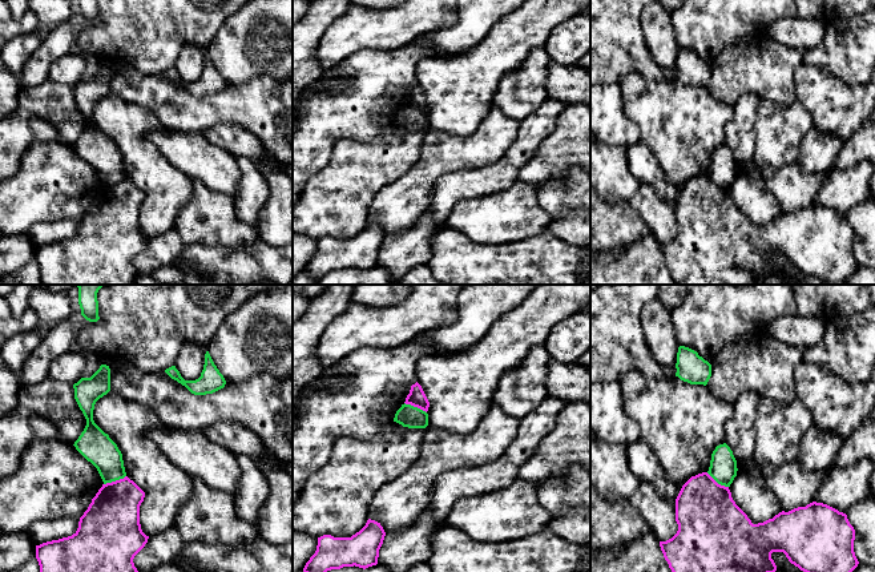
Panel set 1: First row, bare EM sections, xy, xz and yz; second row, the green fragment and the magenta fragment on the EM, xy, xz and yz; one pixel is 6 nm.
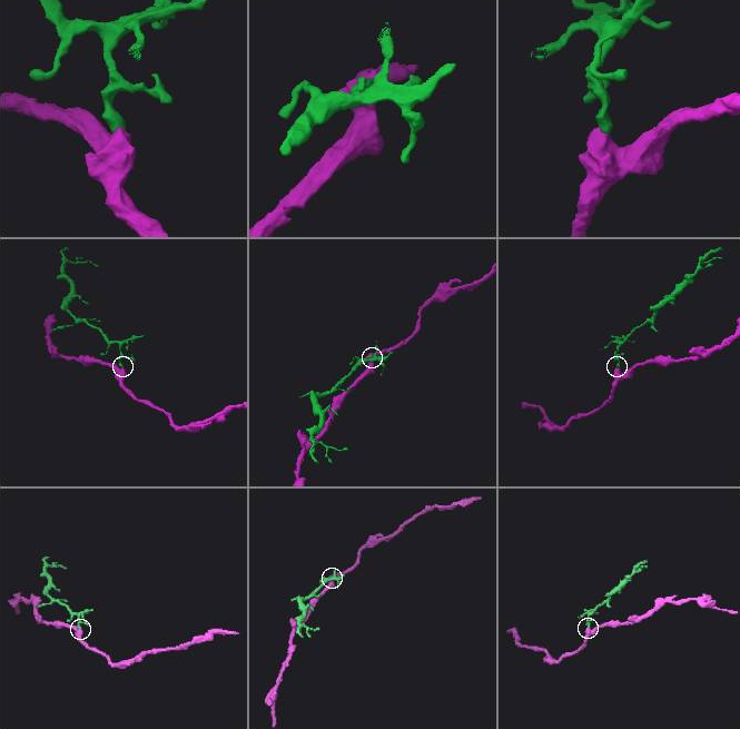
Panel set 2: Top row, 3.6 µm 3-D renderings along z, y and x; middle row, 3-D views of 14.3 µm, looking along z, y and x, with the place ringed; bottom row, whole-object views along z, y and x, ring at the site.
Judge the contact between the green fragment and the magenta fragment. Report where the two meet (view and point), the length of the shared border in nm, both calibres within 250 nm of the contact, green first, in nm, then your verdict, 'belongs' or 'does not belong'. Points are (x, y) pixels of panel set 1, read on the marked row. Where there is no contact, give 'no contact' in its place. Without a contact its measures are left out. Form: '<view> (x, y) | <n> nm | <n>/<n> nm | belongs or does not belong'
xy (115, 480) | 150 nm | 200/340 nm | does not belong

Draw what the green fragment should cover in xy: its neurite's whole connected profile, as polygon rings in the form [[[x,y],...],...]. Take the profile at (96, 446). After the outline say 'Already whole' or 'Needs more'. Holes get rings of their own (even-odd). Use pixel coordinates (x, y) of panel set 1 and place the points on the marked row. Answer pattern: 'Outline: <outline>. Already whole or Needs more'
Outline: [[[101,364],[90,378],[74,383],[73,388],[74,399],[86,419],[86,426],[73,446],[97,468],[104,484],[124,479],[126,472],[121,451],[93,420],[96,402],[110,391],[109,366]]]. Already whole

